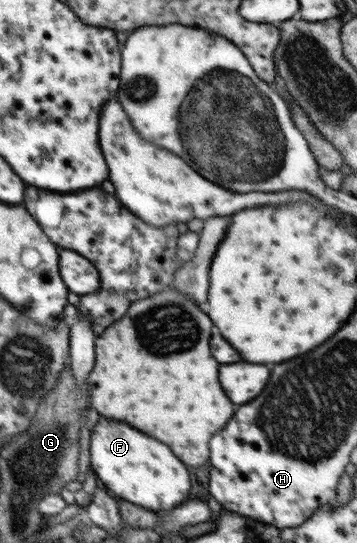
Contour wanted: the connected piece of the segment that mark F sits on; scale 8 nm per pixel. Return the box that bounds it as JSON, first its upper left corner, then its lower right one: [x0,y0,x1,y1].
[90,417,190,512]

